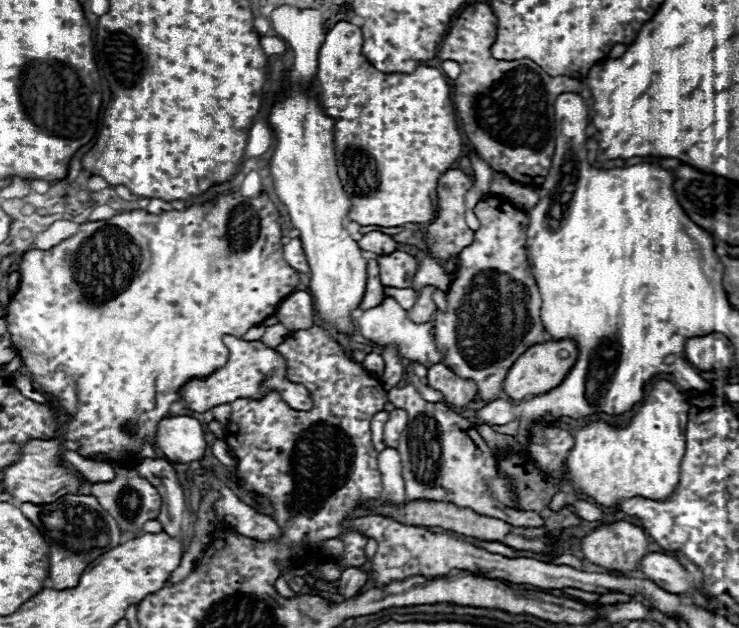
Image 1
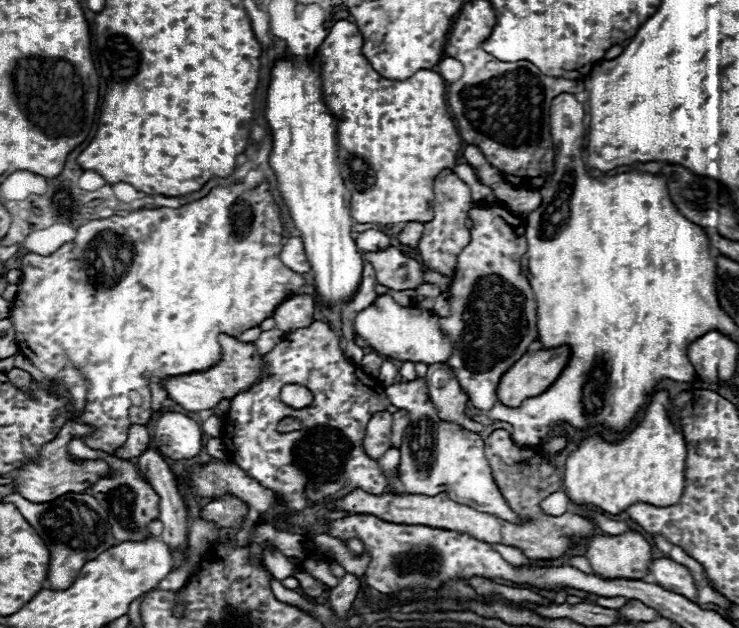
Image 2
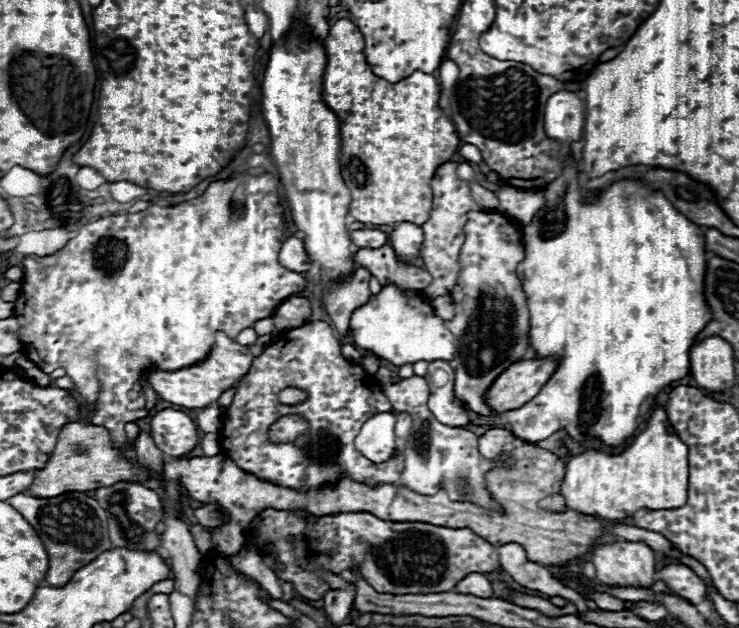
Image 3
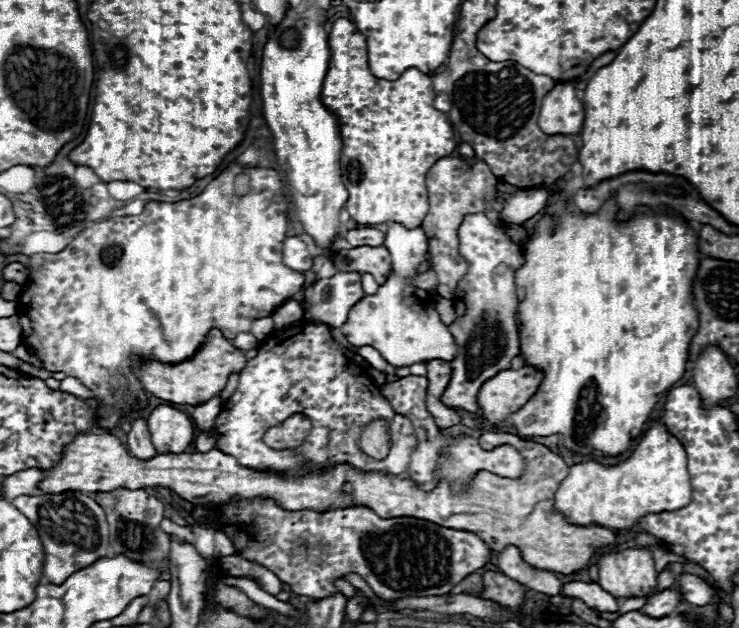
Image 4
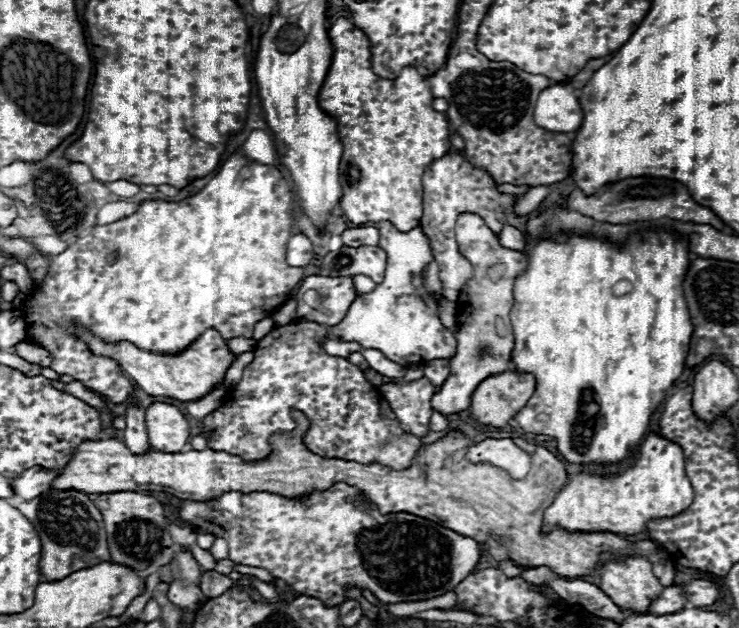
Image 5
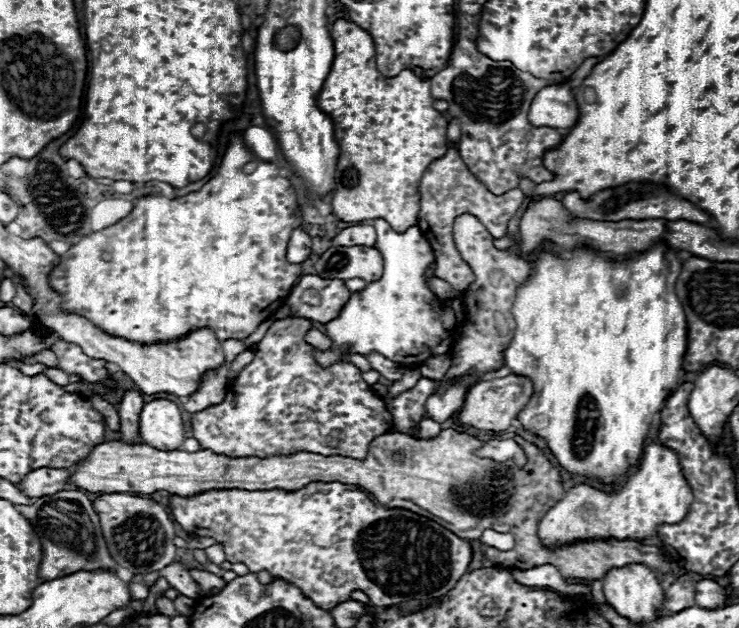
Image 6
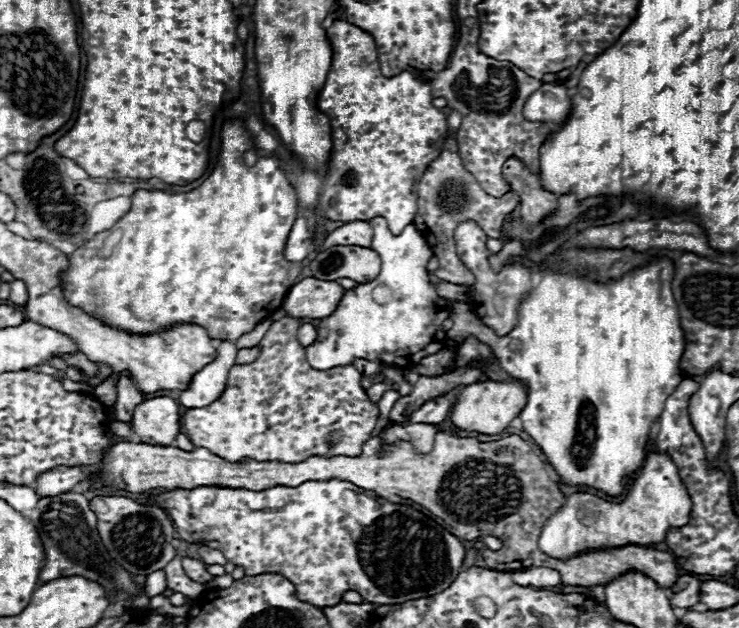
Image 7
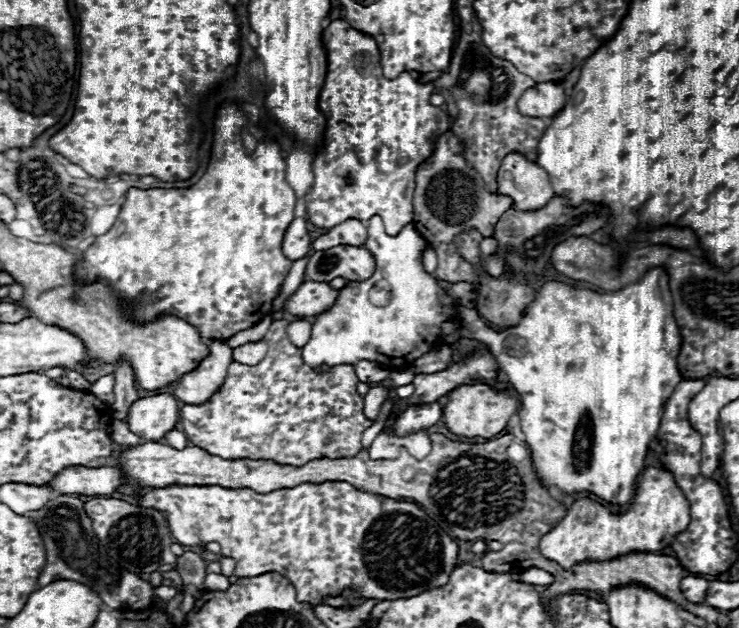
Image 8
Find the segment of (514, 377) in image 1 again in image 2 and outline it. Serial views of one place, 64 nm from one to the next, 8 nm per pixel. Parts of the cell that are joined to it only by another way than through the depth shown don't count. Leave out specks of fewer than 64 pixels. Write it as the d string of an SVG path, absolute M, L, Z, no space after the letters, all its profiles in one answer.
M566 346L524 354L500 378L496 388L498 402L510 408L518 408L526 398L542 394L560 376L568 358L570 350Z

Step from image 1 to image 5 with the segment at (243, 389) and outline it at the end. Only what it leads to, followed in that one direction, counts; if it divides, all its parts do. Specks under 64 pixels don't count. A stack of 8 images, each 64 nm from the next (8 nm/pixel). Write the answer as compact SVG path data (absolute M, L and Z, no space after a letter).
M82 326L70 328L70 332L88 344L90 352L96 356L108 356L120 364L120 368L150 396L170 396L176 400L196 400L204 394L208 394L216 384L222 382L226 368L232 364L234 356L230 354L226 342L222 336L210 328L206 330L200 338L196 338L188 348L184 348L178 354L156 354L156 352L142 352L130 342L116 342L116 344L106 344L100 340L96 334L84 330Z

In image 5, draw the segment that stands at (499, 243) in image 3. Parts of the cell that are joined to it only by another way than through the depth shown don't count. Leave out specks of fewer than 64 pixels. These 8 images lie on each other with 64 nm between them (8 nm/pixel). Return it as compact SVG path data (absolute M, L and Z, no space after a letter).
M460 214L456 220L456 244L460 254L472 264L474 278L466 282L458 296L458 322L452 328L456 336L456 356L450 360L448 380L432 396L430 406L444 416L470 408L474 388L488 376L508 370L510 354L514 348L514 332L510 324L510 310L514 304L512 288L516 276L524 274L528 260L518 250L508 250L498 244L498 236L476 214Z

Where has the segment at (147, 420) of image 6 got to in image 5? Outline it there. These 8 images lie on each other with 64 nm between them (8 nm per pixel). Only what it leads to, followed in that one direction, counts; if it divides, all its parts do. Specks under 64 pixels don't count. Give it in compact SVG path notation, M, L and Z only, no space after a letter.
M154 402L148 406L144 420L148 444L152 448L160 452L180 452L186 446L190 438L190 426L176 406L166 402Z

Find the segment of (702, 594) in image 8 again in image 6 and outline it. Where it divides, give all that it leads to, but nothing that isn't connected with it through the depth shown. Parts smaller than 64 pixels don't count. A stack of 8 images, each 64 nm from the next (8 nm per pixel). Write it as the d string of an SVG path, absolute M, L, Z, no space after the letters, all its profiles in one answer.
M684 574L666 590L666 608L670 612L680 612L684 608L692 608L694 602L694 586L696 582Z

